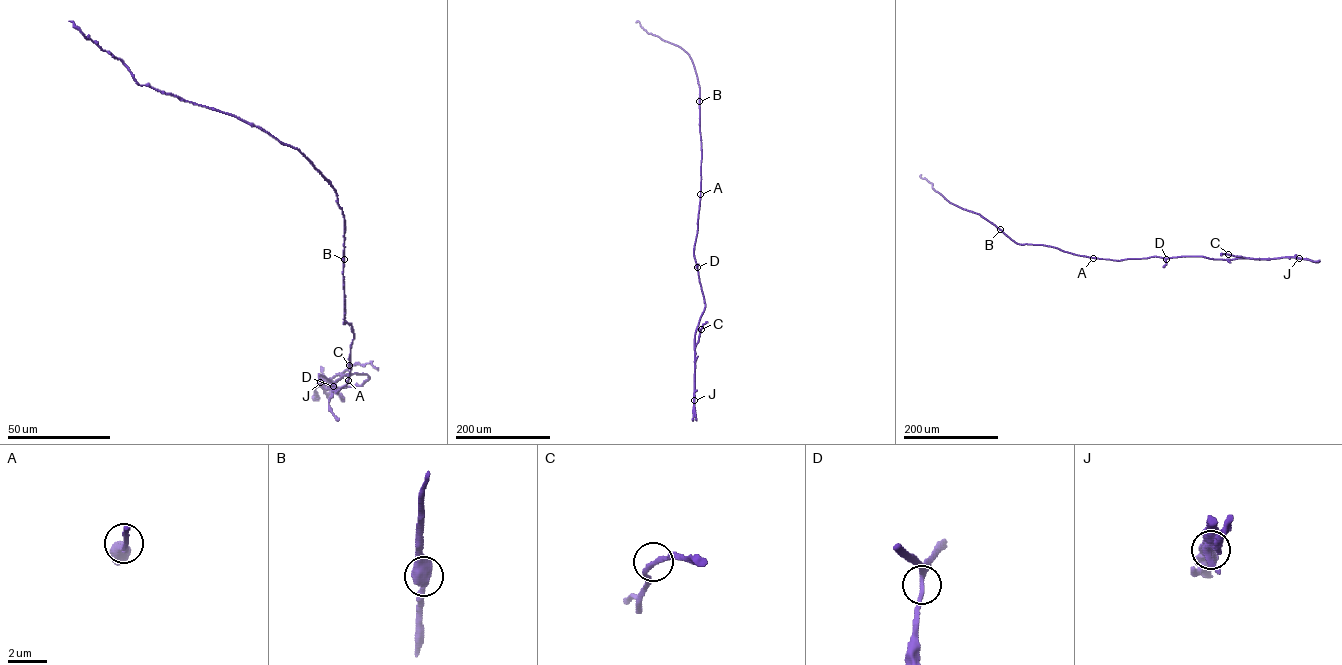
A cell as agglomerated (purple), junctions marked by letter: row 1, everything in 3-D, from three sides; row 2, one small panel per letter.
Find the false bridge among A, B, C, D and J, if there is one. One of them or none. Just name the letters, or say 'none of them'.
J

